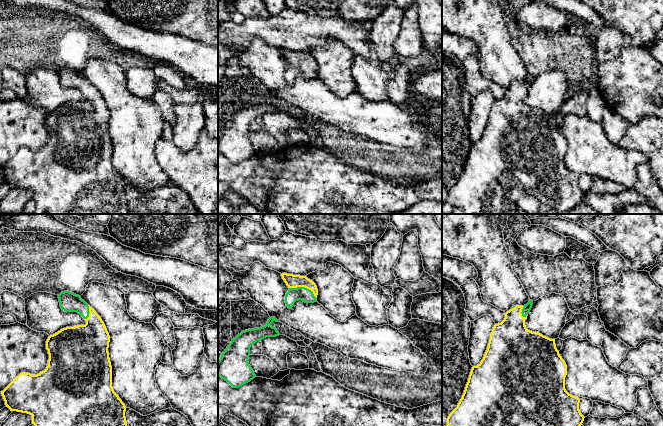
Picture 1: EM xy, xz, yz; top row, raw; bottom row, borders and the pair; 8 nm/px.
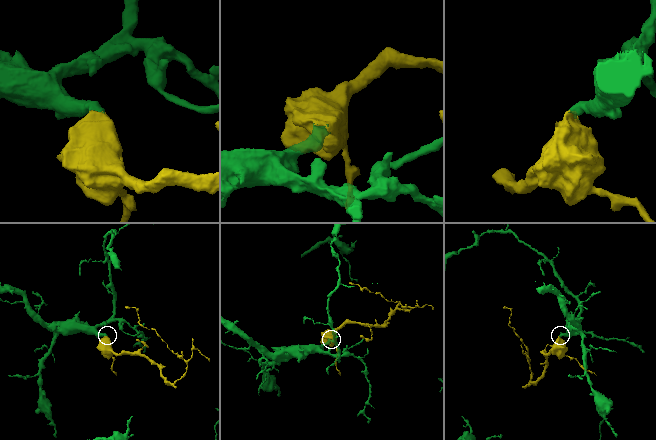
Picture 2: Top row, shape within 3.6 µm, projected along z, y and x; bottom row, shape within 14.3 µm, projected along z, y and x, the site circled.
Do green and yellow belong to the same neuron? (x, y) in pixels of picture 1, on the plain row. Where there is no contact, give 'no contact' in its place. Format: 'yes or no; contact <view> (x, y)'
yes; contact xz (304, 63)

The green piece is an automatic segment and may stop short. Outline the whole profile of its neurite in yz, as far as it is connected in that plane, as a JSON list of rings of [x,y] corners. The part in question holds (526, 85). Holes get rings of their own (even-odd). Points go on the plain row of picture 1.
[[[530,76],[526,81],[513,82],[505,89],[504,96],[495,100],[492,105],[483,135],[477,142],[472,143],[462,174],[447,194],[447,202],[453,207],[460,207],[463,210],[463,214],[562,214],[582,201],[585,193],[579,186],[580,175],[569,170],[565,165],[567,141],[556,124],[555,115],[550,115],[538,108],[532,108],[525,102],[525,96],[532,84],[532,80],[533,77]]]

